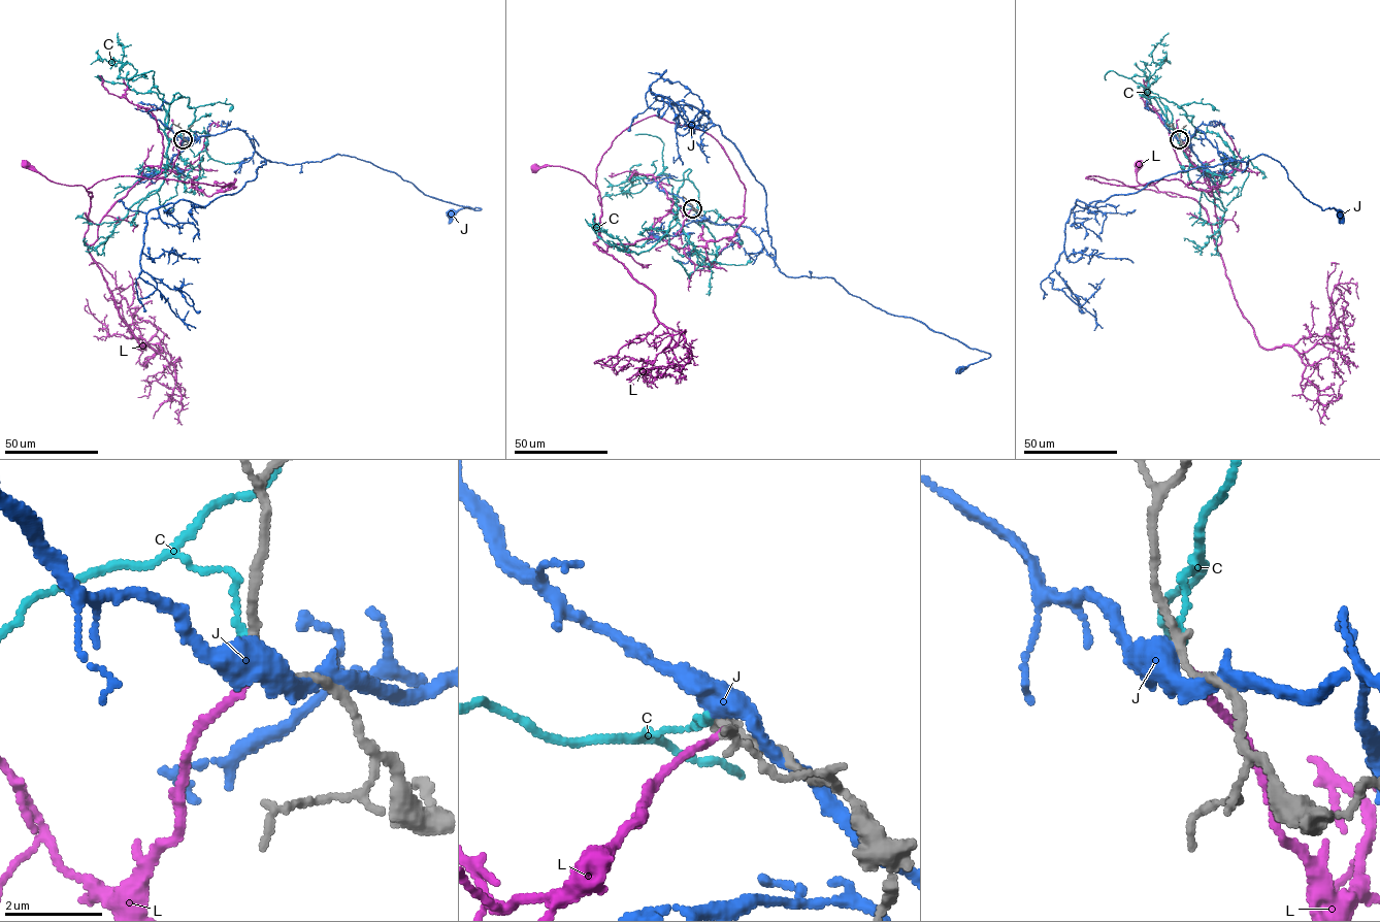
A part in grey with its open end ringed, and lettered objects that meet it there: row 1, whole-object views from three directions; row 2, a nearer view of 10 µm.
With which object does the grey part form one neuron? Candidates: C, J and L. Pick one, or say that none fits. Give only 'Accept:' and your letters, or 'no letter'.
Accept: L

